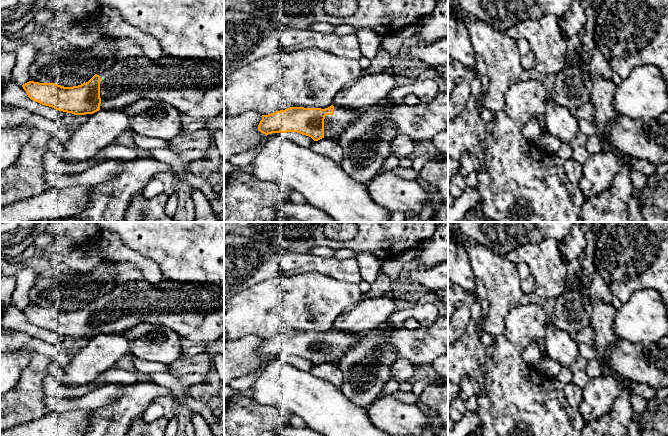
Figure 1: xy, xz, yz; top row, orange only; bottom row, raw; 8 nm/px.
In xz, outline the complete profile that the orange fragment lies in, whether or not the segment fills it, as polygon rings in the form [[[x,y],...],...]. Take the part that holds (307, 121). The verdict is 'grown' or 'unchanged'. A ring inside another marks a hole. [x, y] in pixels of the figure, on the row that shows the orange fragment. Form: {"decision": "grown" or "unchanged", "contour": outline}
{"decision": "grown", "contour": [[[331,105],[328,108],[290,107],[268,115],[262,115],[258,130],[265,134],[297,132],[314,141],[336,138],[359,119],[364,110]]]}

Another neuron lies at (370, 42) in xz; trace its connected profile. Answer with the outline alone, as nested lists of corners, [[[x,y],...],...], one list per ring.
[[[358,28],[355,35],[361,46],[362,56],[373,60],[381,47],[383,37],[368,28]]]

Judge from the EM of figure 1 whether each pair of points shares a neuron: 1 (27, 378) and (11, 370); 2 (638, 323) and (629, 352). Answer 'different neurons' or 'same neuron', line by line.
1: different neurons
2: different neurons

